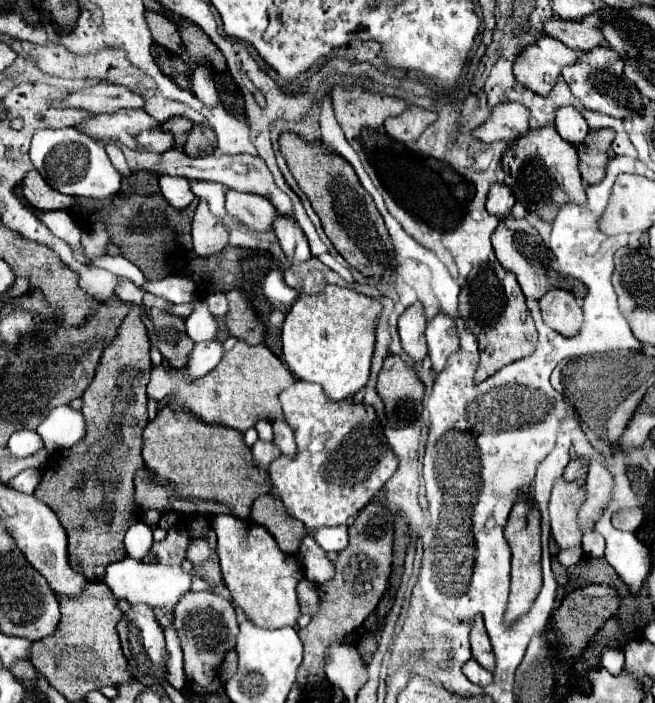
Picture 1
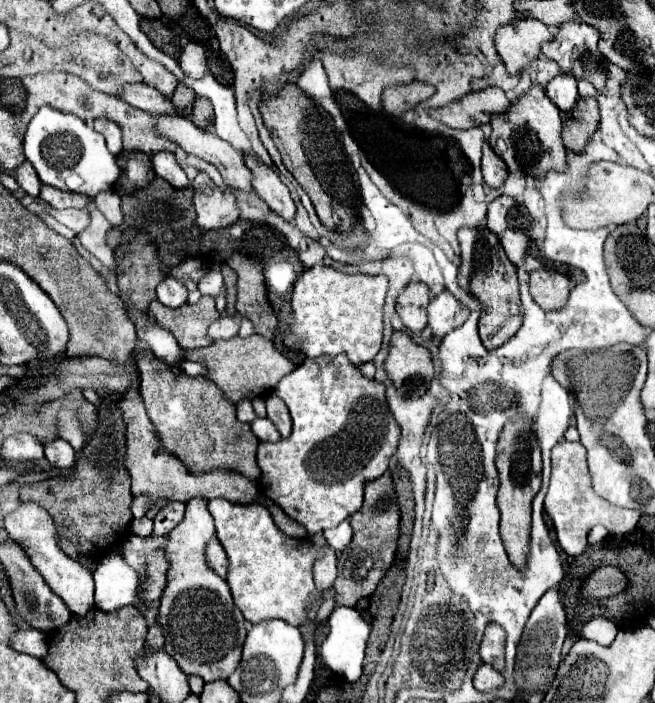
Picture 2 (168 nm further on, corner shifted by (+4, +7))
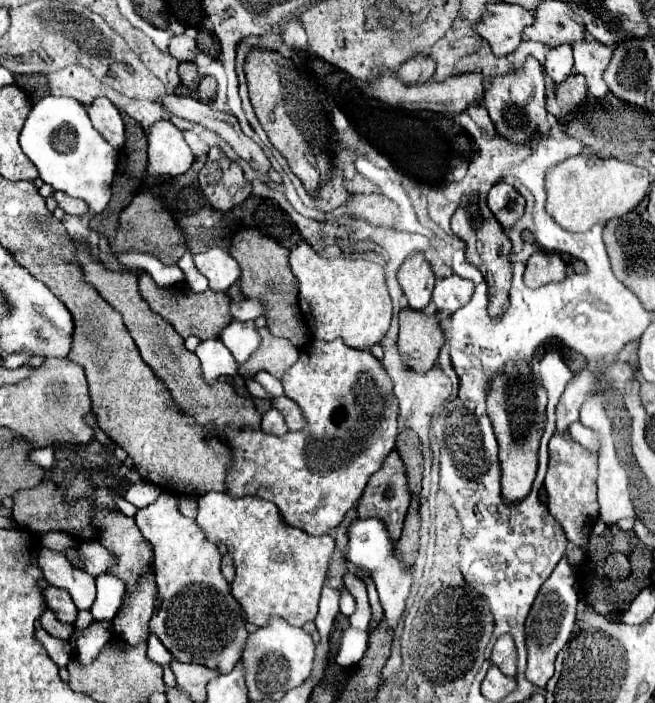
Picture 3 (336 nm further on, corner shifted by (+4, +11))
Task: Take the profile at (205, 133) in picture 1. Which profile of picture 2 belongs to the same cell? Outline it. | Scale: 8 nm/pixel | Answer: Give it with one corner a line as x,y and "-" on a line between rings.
196,98
190,120
192,120
196,126
200,126
200,130
208,130
208,126
210,126
212,120
214,120
212,104
210,104
206,98

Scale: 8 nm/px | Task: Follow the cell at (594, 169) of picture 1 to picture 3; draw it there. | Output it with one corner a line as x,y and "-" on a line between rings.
572,74
568,80
556,84
548,80
546,84
546,108
556,118
564,120
568,112
574,112
586,98
586,80
582,74

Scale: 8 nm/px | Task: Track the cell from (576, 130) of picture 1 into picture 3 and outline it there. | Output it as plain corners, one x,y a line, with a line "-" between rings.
560,44
560,46
548,48
544,70
552,76
554,82
566,80
572,74
572,68
574,68
574,60
572,60
572,46
570,44

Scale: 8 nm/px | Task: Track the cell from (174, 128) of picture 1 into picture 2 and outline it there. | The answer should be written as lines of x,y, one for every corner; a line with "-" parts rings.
178,84
176,92
172,94
170,100
172,100
172,104
176,106
176,110
180,112
180,116
188,116
190,110
192,110
194,98
196,98
196,94
194,94
190,88
186,88
184,84

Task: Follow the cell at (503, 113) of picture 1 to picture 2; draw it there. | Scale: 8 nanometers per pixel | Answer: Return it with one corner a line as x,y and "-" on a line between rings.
484,88
478,92
470,92
444,108
432,110
430,114
450,128
468,130
482,124
490,124
492,116
504,114
510,104
512,102
500,88

